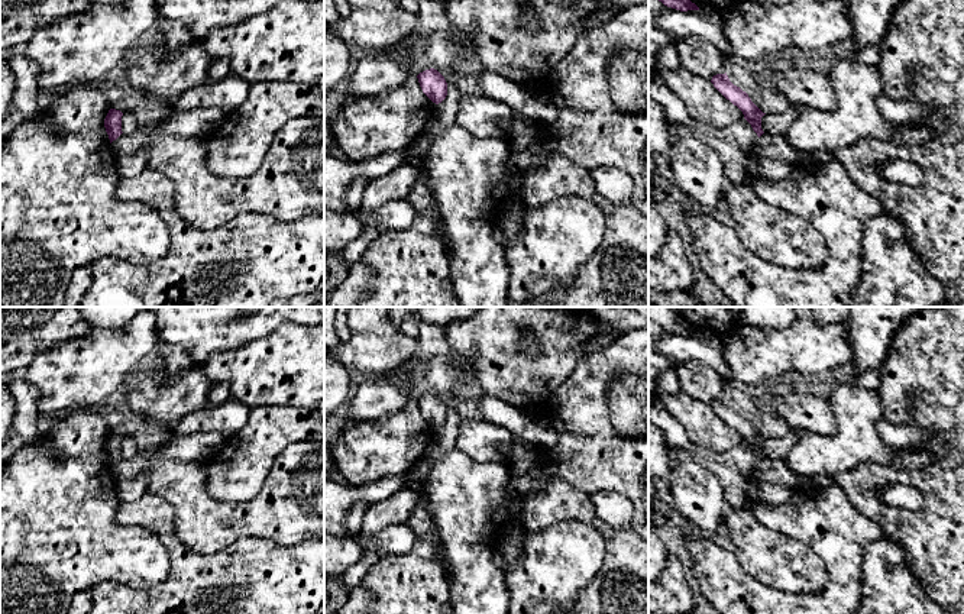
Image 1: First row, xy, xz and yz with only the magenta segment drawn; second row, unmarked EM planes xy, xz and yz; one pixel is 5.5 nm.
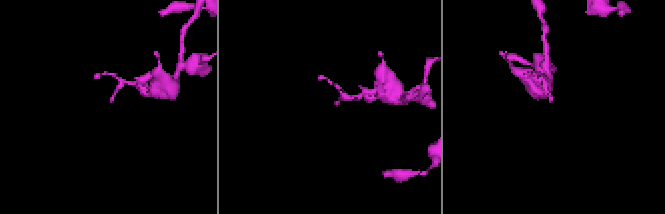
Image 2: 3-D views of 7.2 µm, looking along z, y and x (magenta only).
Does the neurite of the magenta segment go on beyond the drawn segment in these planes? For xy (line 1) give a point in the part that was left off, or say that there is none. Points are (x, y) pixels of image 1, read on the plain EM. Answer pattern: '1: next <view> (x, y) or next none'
1: next none

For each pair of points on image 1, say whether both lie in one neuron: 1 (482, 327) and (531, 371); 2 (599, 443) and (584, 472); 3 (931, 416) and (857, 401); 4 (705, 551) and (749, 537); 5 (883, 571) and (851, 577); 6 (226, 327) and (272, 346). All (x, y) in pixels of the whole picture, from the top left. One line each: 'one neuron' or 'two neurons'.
1: one neuron
2: one neuron
3: two neurons
4: two neurons
5: two neurons
6: two neurons

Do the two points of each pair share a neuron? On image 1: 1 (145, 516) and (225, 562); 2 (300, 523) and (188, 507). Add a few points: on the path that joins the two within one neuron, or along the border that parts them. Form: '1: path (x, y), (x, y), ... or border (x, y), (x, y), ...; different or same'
1: path (167, 535), (185, 562), (203, 562); same
2: path (272, 520), (225, 520), (216, 517); same

